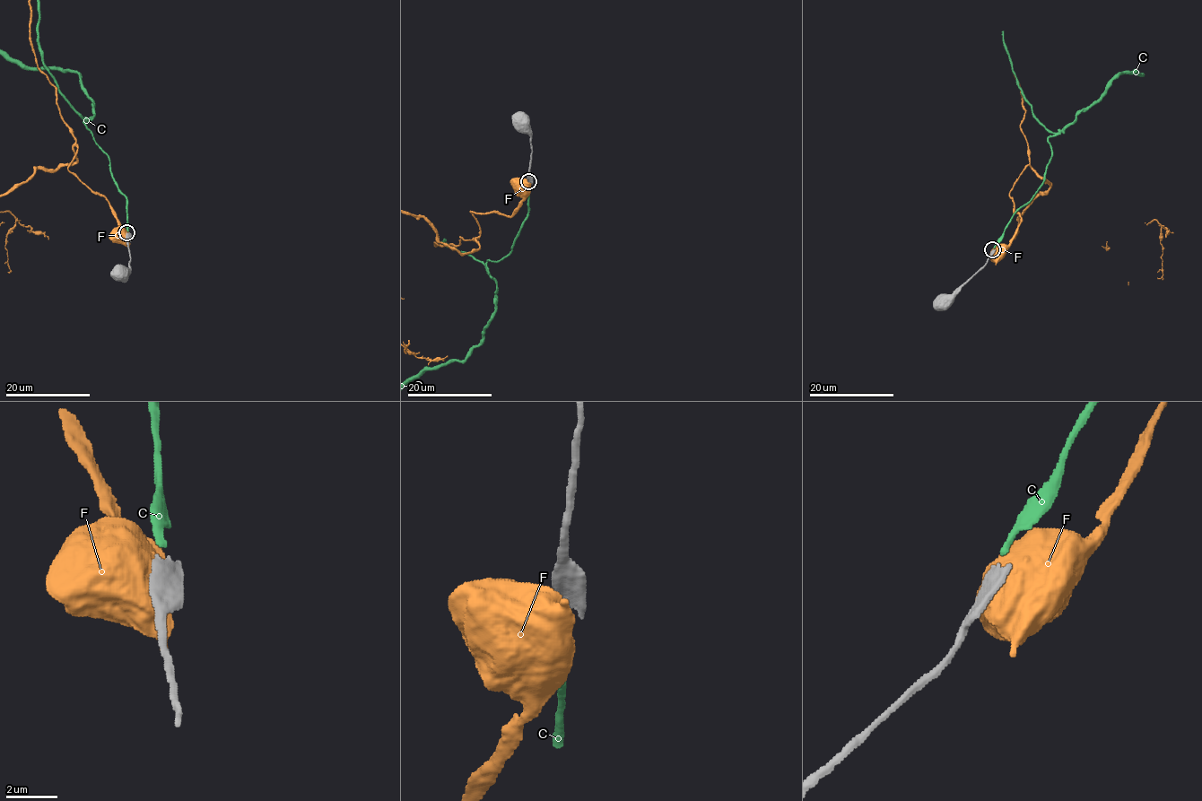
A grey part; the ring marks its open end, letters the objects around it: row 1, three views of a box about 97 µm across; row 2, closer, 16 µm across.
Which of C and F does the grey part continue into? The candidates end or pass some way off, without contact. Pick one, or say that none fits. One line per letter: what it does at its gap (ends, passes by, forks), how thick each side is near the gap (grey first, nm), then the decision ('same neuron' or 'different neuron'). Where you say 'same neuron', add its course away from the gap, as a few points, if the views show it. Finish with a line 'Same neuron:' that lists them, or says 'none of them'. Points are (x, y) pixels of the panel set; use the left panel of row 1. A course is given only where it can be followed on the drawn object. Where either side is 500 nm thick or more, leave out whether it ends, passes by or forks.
C: it ends; calibres 320 and 280 nm; same neuron
F: calibres 320 and 900 nm; different neuron
Same neuron: C

